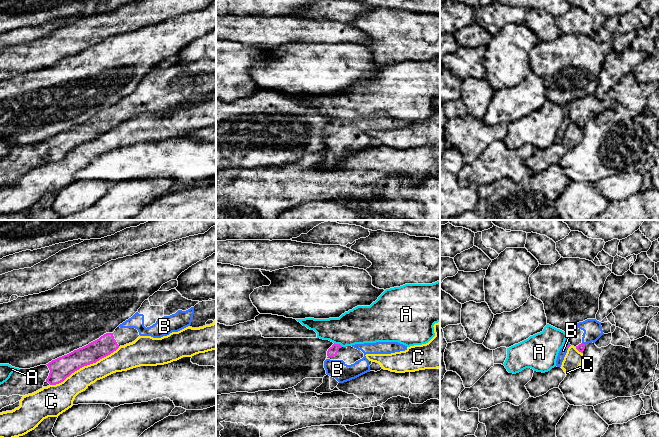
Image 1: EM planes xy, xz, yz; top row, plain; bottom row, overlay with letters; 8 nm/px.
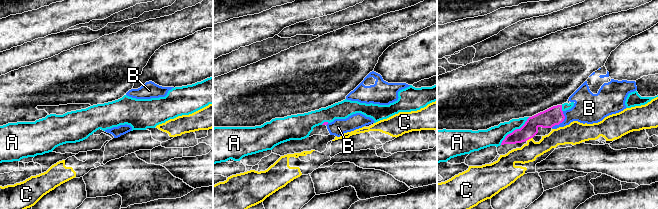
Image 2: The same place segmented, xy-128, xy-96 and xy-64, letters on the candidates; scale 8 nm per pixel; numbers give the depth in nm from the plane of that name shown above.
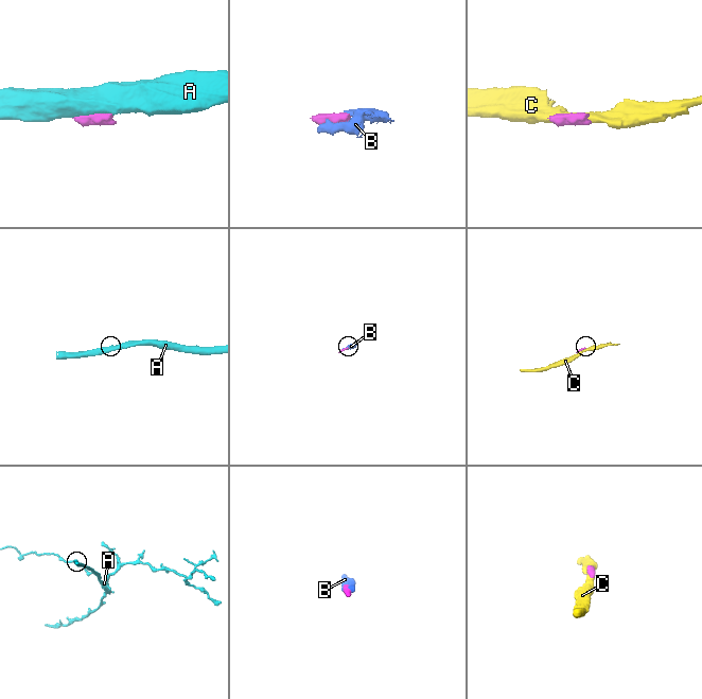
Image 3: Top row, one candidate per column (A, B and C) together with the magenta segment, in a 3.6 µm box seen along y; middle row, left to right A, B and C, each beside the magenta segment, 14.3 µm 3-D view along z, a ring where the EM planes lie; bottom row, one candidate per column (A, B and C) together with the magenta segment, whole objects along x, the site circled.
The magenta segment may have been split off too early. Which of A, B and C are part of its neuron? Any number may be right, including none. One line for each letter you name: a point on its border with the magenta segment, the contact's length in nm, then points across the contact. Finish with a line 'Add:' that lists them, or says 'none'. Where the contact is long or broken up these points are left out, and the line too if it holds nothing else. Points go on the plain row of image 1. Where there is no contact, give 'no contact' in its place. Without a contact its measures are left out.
B: contact yz (584, 120); length 40 nm
Add: B

